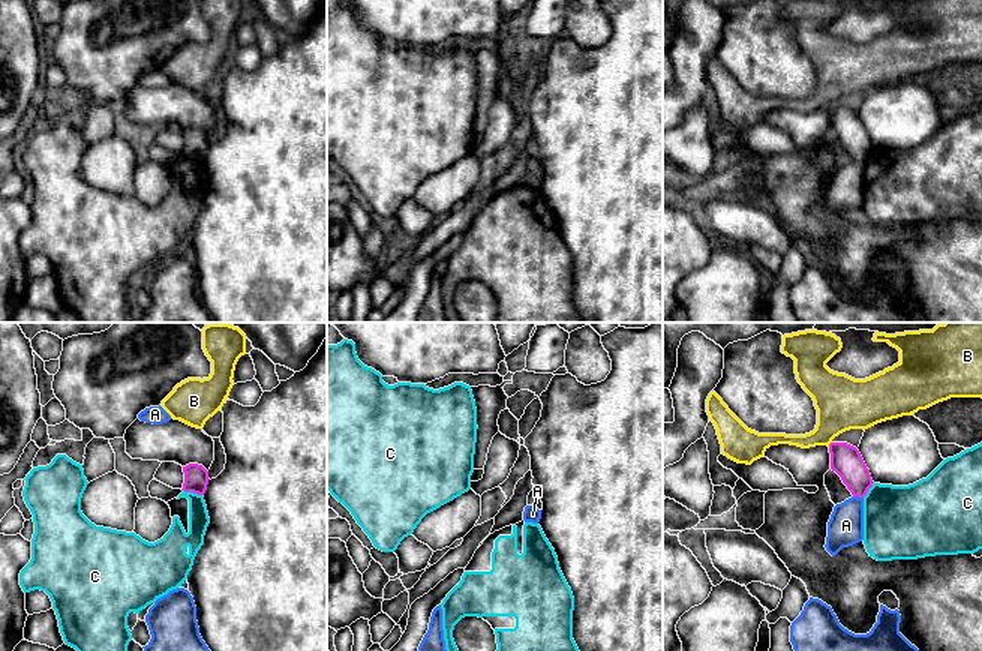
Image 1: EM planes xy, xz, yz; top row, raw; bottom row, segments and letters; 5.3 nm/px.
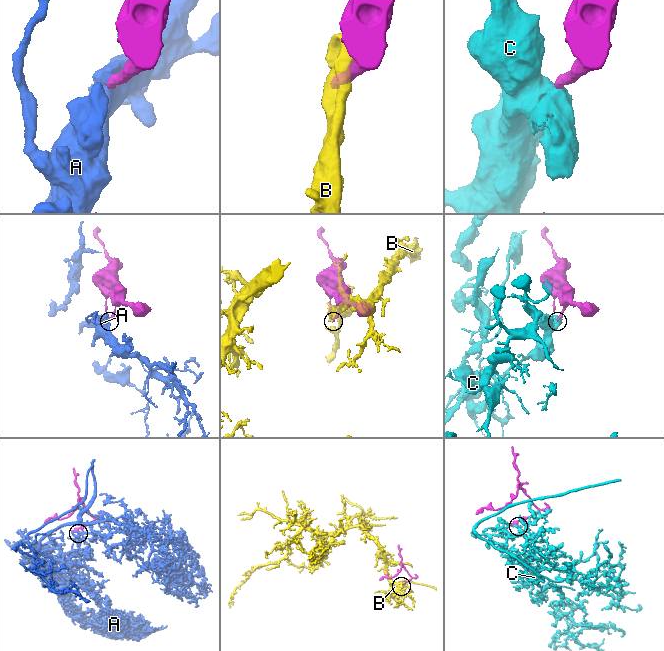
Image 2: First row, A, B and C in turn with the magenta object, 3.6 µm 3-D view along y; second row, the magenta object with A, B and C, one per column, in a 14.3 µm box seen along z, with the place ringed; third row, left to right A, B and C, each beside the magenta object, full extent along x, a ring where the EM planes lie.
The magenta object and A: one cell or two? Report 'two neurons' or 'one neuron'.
two neurons

